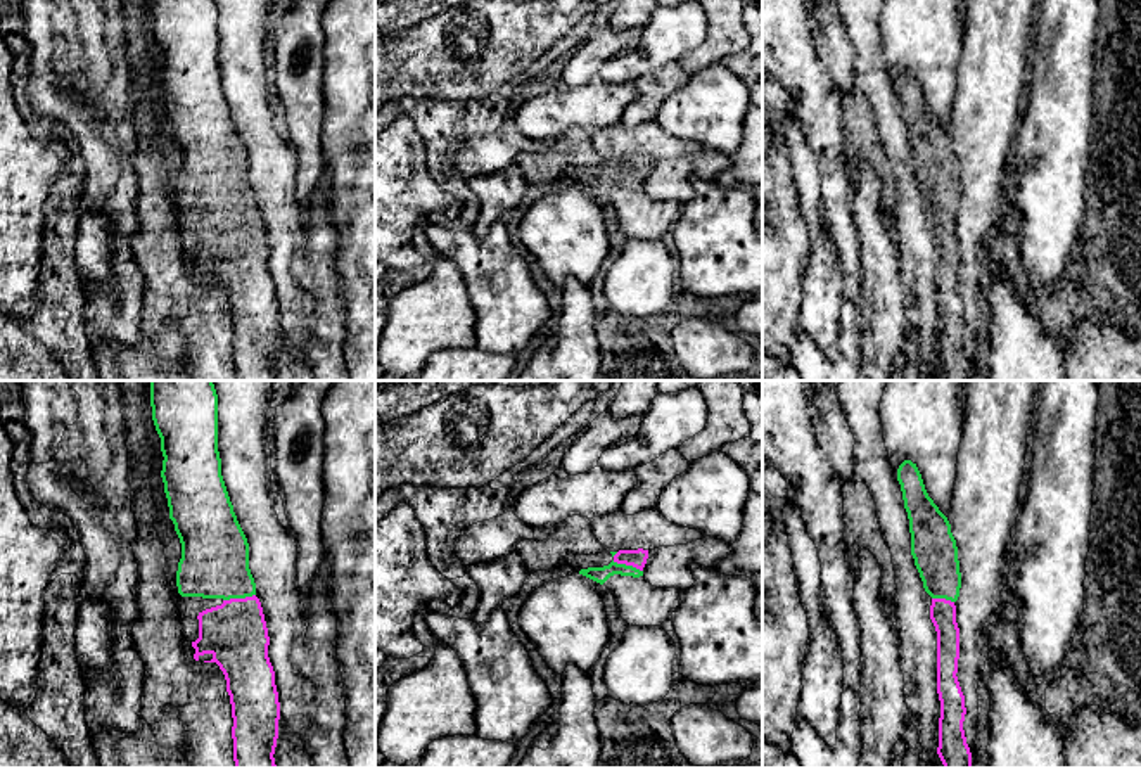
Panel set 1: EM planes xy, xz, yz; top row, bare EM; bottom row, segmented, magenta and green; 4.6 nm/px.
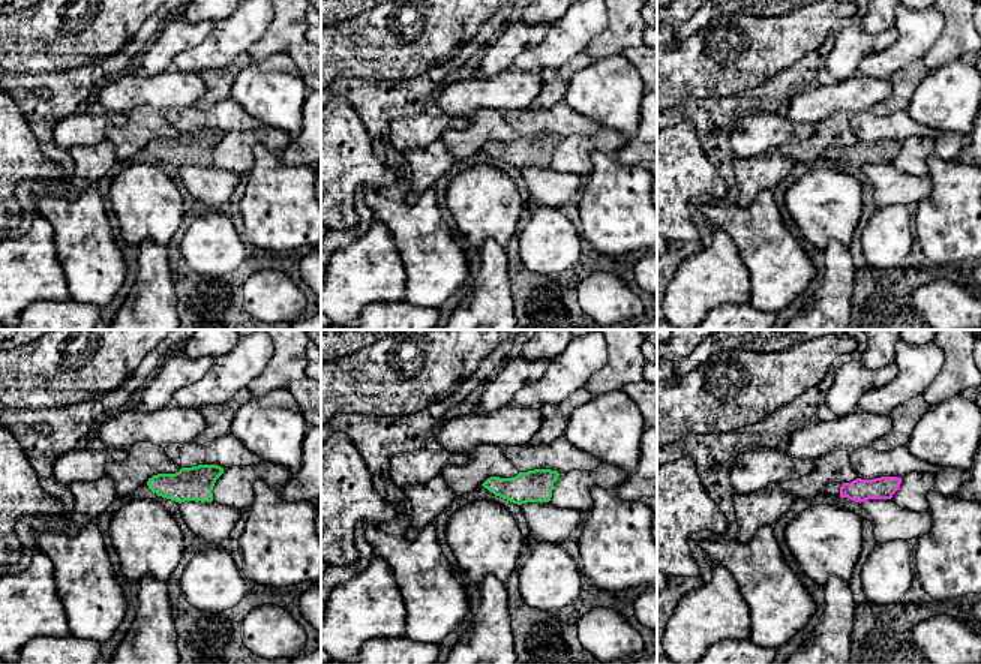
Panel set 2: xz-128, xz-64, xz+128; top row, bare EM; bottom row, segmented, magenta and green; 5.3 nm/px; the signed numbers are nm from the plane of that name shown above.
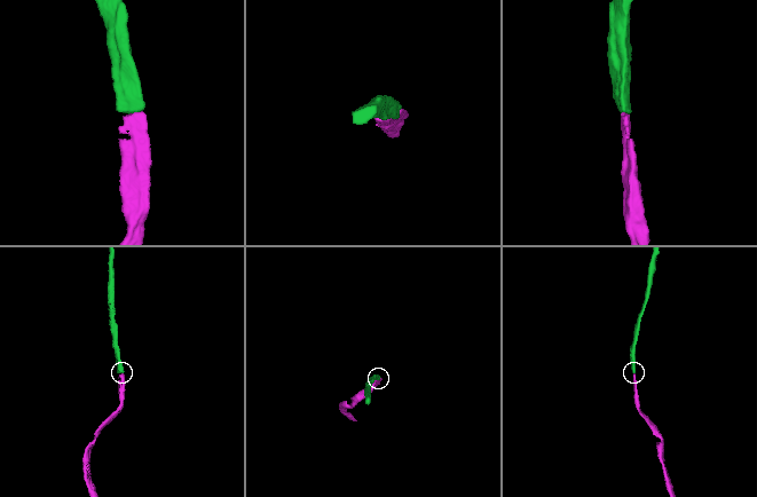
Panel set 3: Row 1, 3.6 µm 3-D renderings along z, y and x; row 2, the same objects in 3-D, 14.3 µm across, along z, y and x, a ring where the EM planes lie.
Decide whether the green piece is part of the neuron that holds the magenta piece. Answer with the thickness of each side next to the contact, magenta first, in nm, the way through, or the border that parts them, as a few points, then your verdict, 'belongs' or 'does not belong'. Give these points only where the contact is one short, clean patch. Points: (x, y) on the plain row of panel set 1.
calibres 300 and 320 nm; way xy (235, 246), (239, 211), (215, 166); belongs

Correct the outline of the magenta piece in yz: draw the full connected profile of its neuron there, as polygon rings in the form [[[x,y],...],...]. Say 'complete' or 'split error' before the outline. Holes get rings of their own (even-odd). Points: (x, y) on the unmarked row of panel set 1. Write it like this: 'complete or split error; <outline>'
split error; [[[911,73],[897,81],[904,121],[909,131],[911,168],[932,209],[930,232],[937,244],[937,306],[940,313],[937,367],[944,381],[972,381],[963,334],[965,308],[958,294],[959,240],[956,218],[961,185],[956,152],[947,130],[928,109],[921,86]]]

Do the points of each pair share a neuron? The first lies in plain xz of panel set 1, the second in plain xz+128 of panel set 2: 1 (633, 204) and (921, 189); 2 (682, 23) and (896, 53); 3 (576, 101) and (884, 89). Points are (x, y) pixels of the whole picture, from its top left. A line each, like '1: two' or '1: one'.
1: one
2: one
3: one

